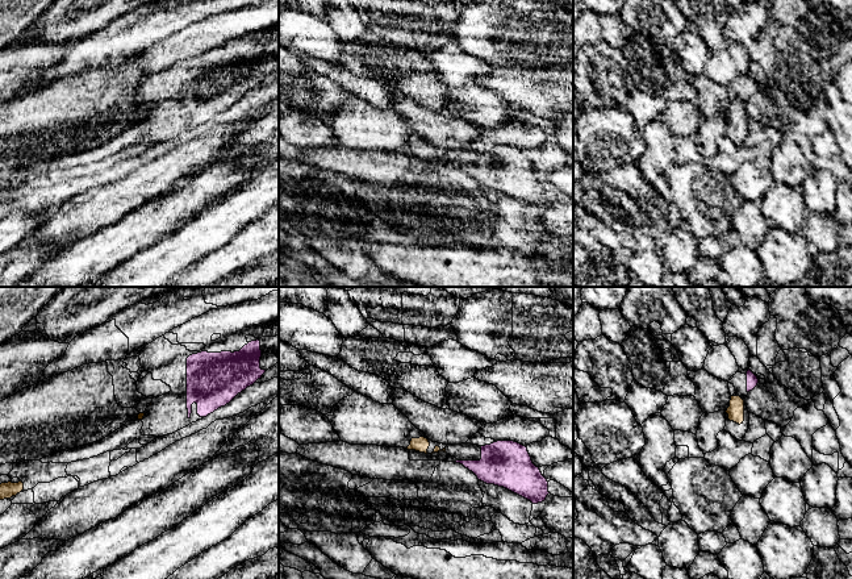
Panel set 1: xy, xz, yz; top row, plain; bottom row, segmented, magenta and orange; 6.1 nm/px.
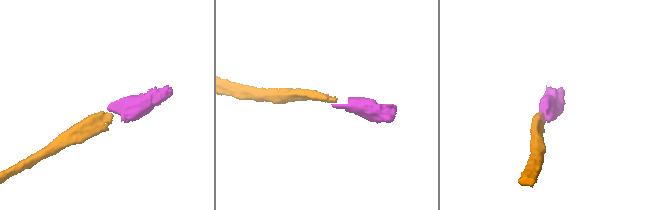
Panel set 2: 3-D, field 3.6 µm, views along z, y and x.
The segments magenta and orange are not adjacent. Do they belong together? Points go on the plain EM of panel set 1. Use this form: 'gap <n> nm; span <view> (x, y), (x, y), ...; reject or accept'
gap 60 nm; span yz (747, 96), (740, 103); accept

